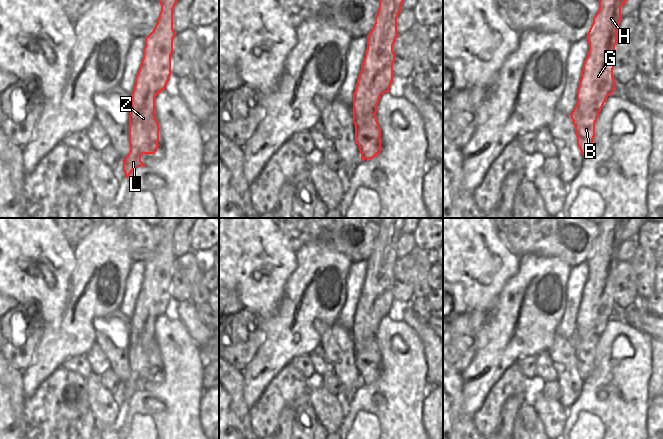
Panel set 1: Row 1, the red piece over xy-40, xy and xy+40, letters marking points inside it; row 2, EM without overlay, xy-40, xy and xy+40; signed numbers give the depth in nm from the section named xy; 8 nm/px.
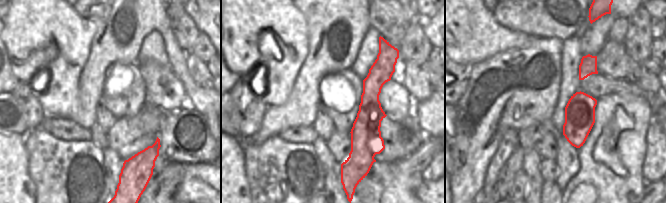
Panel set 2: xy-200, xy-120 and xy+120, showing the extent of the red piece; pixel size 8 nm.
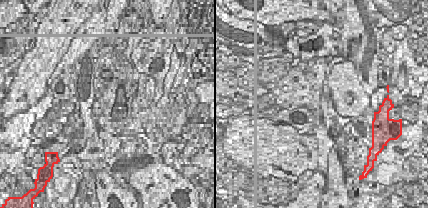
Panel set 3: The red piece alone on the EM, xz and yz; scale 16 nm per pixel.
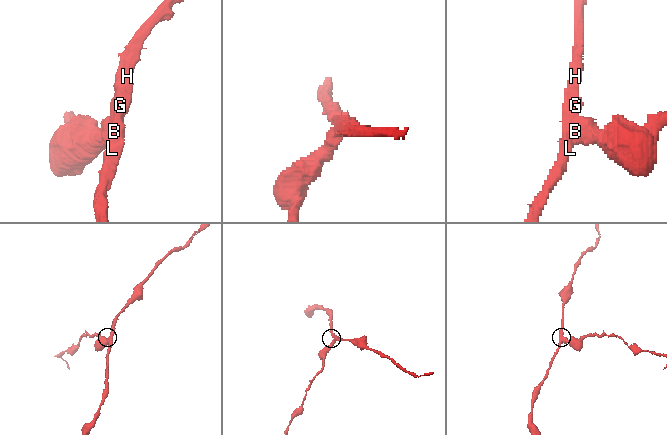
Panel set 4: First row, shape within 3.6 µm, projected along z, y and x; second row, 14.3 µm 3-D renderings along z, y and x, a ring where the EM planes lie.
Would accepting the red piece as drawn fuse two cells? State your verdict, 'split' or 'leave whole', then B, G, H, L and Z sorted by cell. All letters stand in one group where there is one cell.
split; groups B / G H L Z

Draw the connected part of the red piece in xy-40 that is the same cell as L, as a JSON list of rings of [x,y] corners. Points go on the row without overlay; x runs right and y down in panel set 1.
[[[162,218],[159,227],[161,235],[153,255],[145,261],[143,283],[135,301],[135,309],[131,317],[131,335],[129,337],[129,371],[130,375],[123,385],[125,401],[138,391],[146,390],[141,385],[142,378],[154,378],[159,371],[159,347],[155,341],[155,321],[162,315],[171,299],[171,279],[173,277],[173,233],[181,218]]]

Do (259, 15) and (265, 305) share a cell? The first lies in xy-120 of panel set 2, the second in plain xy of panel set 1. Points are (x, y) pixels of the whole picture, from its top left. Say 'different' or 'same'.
same

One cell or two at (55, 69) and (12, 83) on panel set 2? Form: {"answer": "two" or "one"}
{"answer": "two"}

